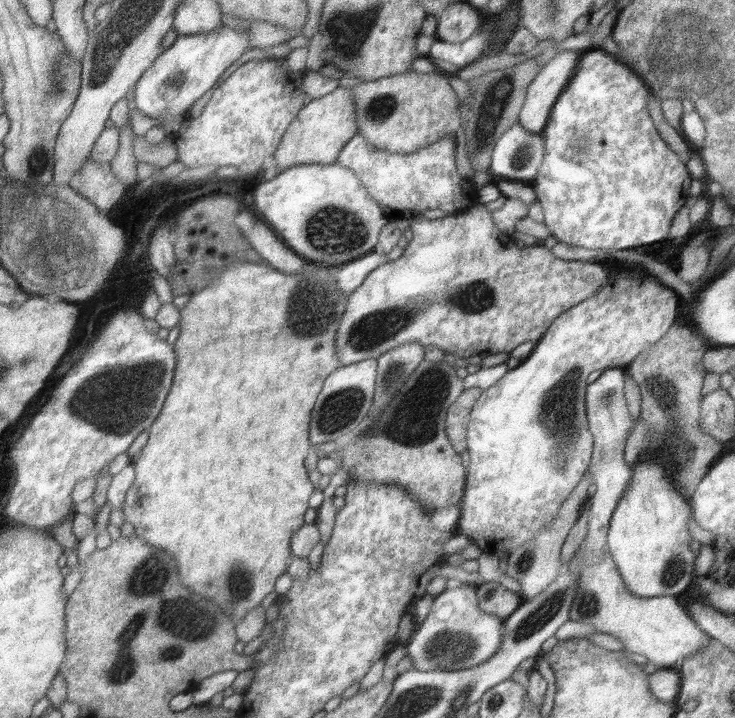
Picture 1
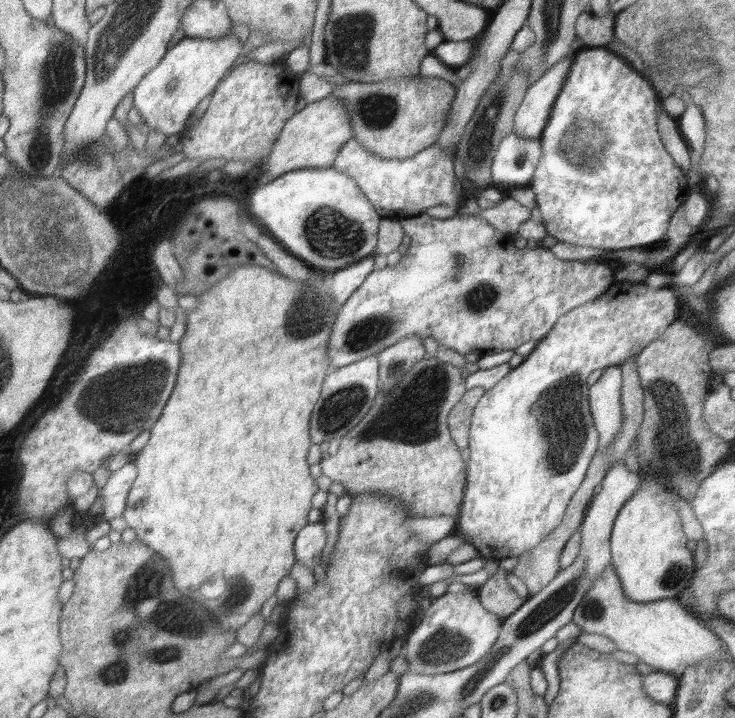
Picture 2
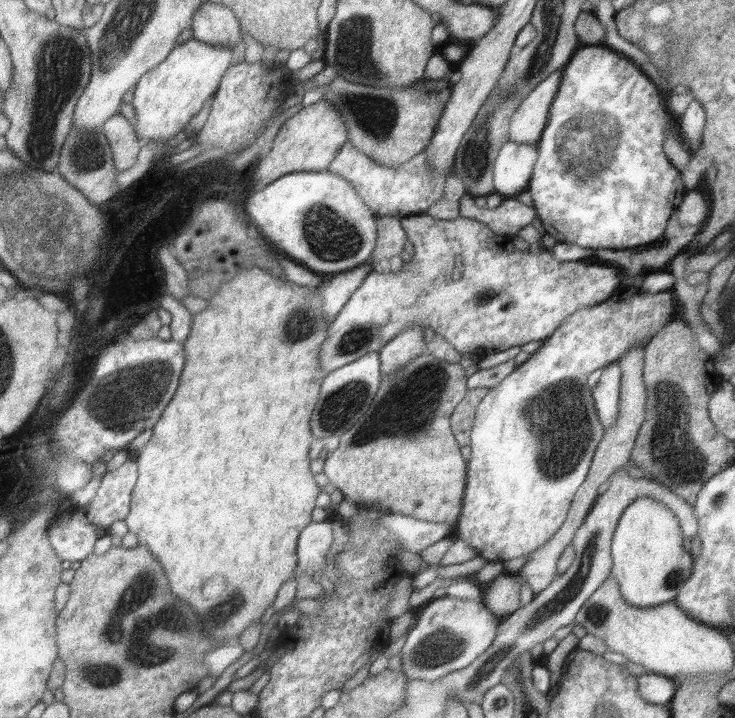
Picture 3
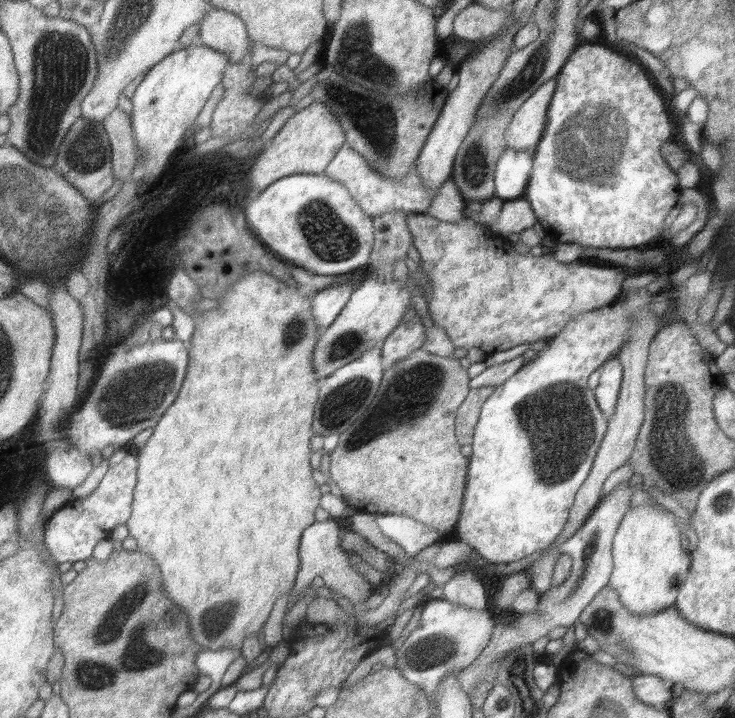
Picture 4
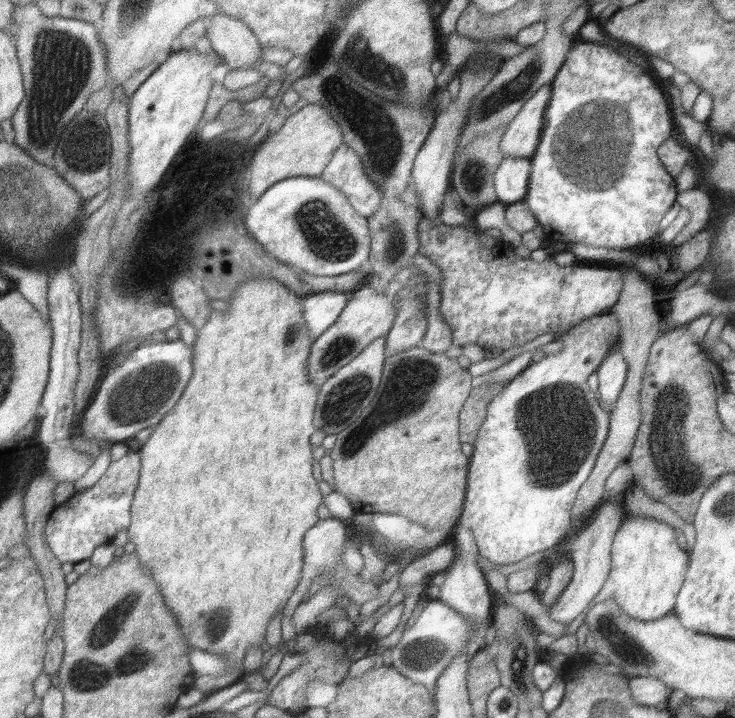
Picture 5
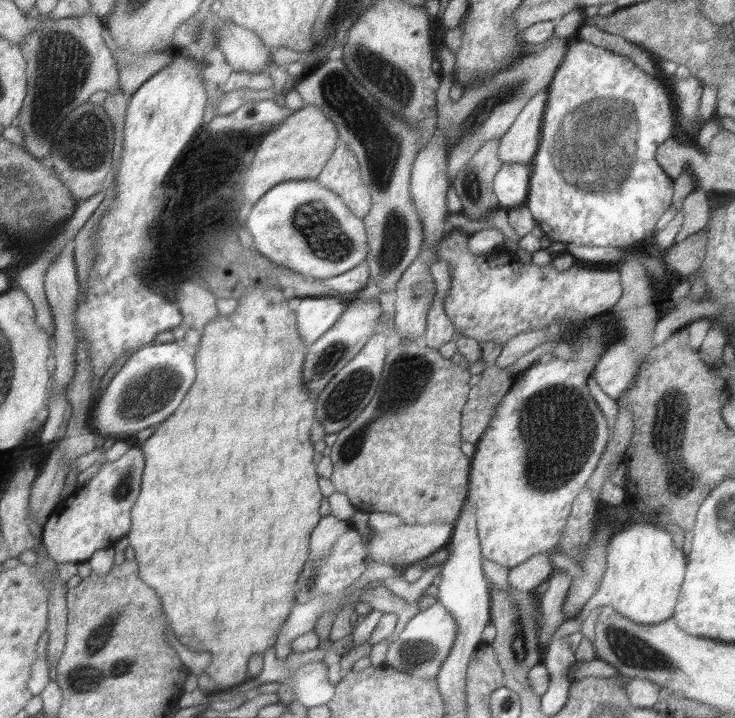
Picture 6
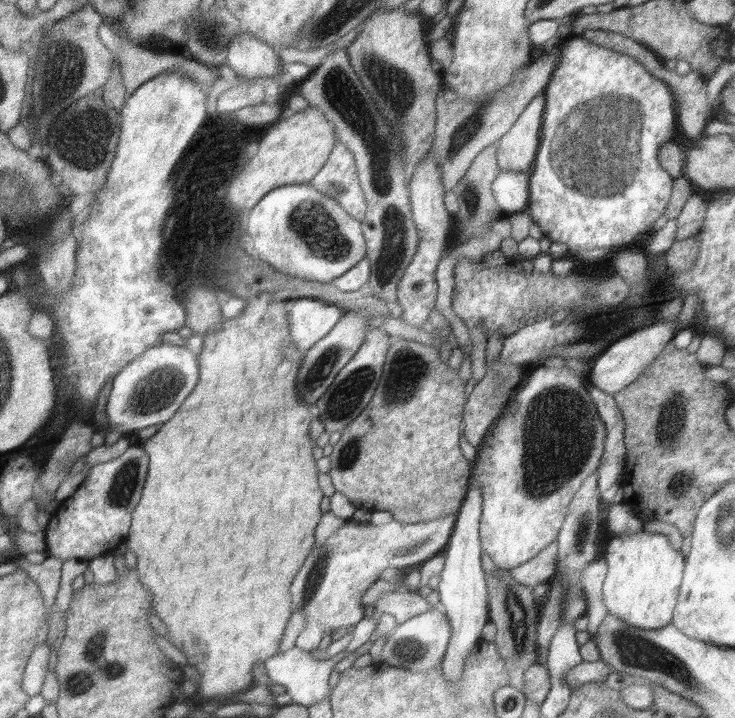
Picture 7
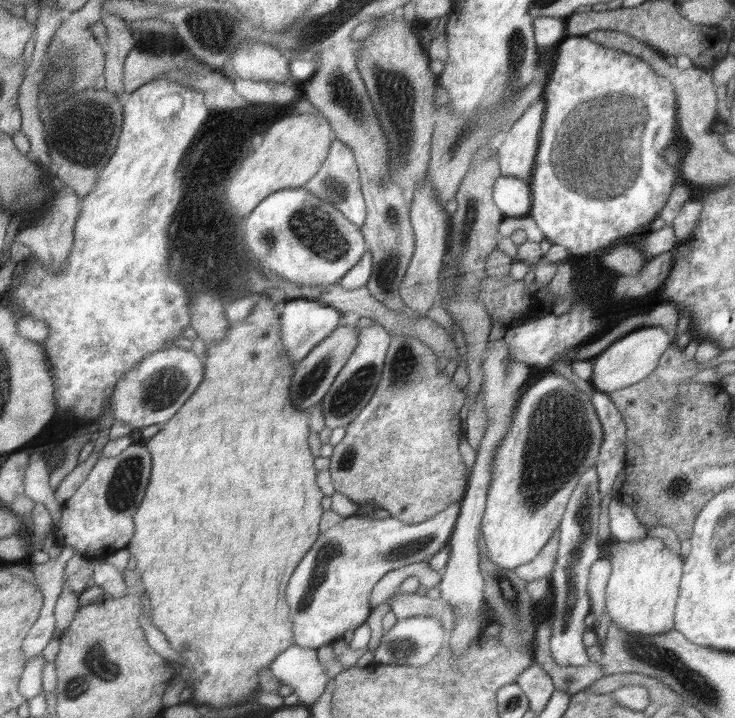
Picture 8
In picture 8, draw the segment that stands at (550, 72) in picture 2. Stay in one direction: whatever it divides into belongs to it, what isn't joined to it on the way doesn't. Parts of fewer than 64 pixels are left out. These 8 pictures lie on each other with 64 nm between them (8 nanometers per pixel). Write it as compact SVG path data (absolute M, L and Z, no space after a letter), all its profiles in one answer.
M538 98L534 101L528 110L516 120L511 128L504 134L502 145L497 148L497 157L499 168L504 176L514 176L524 182L531 182L532 173L534 173L535 160L540 146L540 130L544 122L545 100Z

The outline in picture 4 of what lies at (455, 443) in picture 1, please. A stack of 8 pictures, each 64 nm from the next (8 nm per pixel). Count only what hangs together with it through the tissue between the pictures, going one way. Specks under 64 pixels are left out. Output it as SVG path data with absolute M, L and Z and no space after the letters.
M482 386L470 389L468 396L459 406L456 415L455 435L461 446L472 444L473 432L479 419L480 409L488 395L494 392L496 386Z

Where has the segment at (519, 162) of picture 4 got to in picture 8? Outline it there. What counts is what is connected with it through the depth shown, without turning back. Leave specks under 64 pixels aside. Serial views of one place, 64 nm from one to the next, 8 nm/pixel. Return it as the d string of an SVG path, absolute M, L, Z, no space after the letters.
M501 175L493 188L494 203L505 217L529 217L532 194L529 182L514 176Z

